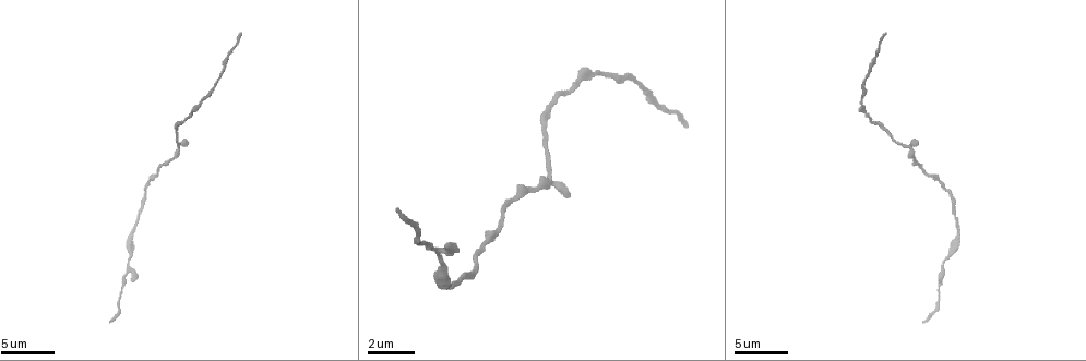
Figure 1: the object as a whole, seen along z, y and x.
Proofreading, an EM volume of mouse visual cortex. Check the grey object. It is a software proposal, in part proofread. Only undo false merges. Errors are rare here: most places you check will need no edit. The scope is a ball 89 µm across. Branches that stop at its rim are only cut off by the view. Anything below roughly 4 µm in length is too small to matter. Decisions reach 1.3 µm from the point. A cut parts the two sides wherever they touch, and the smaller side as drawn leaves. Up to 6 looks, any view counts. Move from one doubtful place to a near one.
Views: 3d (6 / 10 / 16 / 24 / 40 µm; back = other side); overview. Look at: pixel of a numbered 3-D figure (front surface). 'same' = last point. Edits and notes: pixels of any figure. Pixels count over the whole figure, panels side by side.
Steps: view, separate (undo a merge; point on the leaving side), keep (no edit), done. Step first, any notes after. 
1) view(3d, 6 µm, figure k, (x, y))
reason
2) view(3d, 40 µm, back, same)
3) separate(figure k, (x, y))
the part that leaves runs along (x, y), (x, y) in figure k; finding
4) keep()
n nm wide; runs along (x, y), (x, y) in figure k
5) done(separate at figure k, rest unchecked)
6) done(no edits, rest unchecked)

view(3d, 10 µm, figure 1, (438, 257))
three-way junction

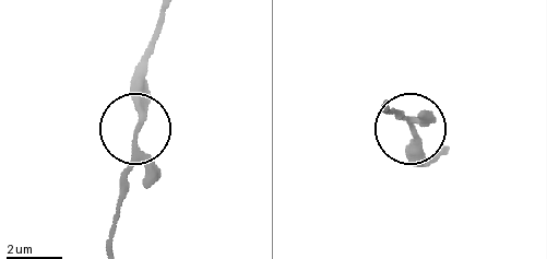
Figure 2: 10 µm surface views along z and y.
keep()
160 nm wide; runs along (167, 9), (144, 65), (144, 115), (122, 203) in figure 2; one cell here

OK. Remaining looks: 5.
view(3d, 6 µm, figure 1, (475, 258))

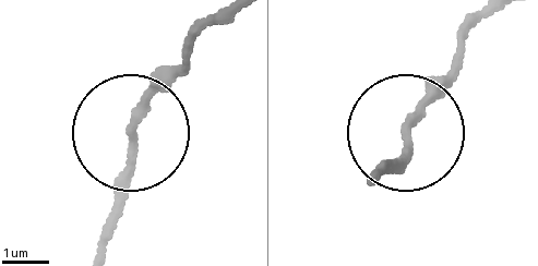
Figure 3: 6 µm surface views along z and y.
keep()
180 nm wide; runs along (196, 34), (134, 135), (107, 249) in figure 3; continuous, no second cell

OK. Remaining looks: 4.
view(3d, 6 µm, figure 1, (549, 169))
three arms meet

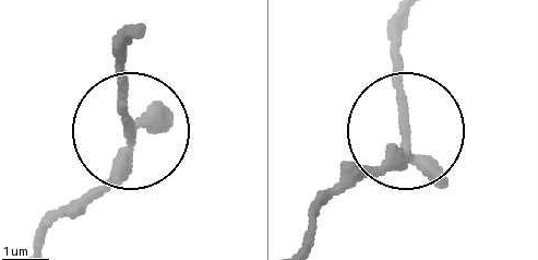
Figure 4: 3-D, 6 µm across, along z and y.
view(3d, 6 µm, back, figure 4, (405, 125))
other side

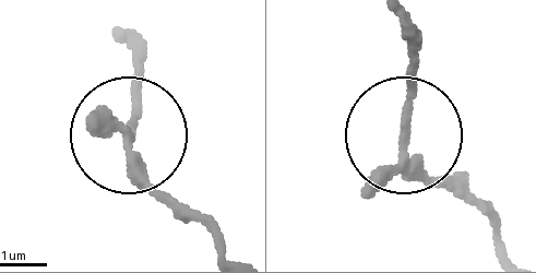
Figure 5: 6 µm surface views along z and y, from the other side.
keep()
3 arms; continuous, no second cell

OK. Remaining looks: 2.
done(no edits, rest unchecked)

